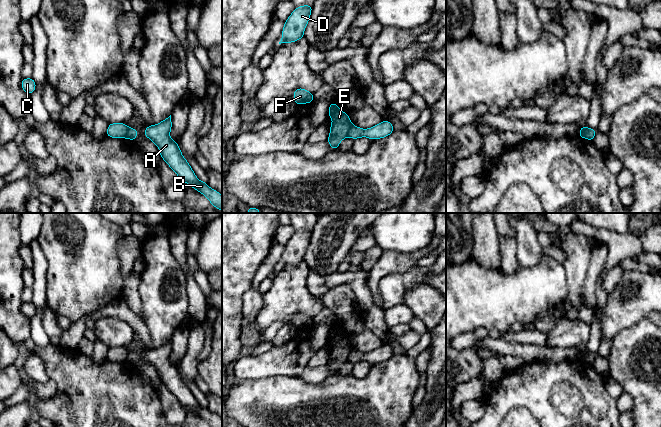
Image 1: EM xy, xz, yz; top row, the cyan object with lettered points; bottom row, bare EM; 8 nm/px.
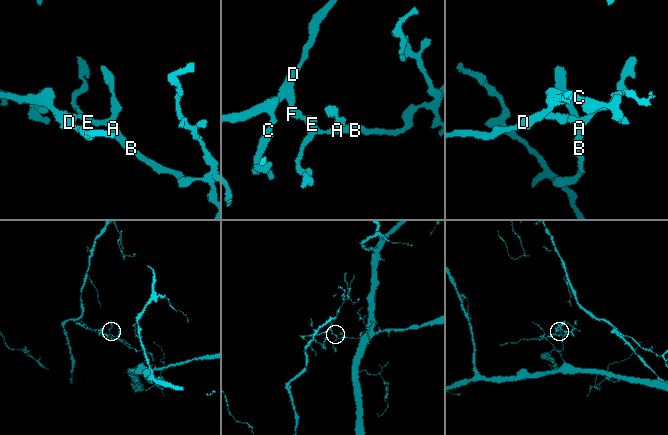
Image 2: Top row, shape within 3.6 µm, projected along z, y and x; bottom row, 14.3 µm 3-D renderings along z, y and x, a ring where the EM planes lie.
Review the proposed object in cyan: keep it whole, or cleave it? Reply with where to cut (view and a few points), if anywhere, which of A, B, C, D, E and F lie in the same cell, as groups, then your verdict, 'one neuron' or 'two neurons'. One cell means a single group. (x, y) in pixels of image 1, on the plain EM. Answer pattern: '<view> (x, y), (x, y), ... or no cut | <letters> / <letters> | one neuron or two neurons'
xy (129, 351), (125, 361) | A B / C D E F | two neurons

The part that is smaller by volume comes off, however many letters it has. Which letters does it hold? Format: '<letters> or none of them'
C, D, E, F

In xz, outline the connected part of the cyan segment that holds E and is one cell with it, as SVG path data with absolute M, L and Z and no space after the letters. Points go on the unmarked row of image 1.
M333 326L329 329L328 341L332 342L332 348L327 365L333 374L337 374L340 366L348 361L353 347L348 338L345 335L340 335L338 328Z

